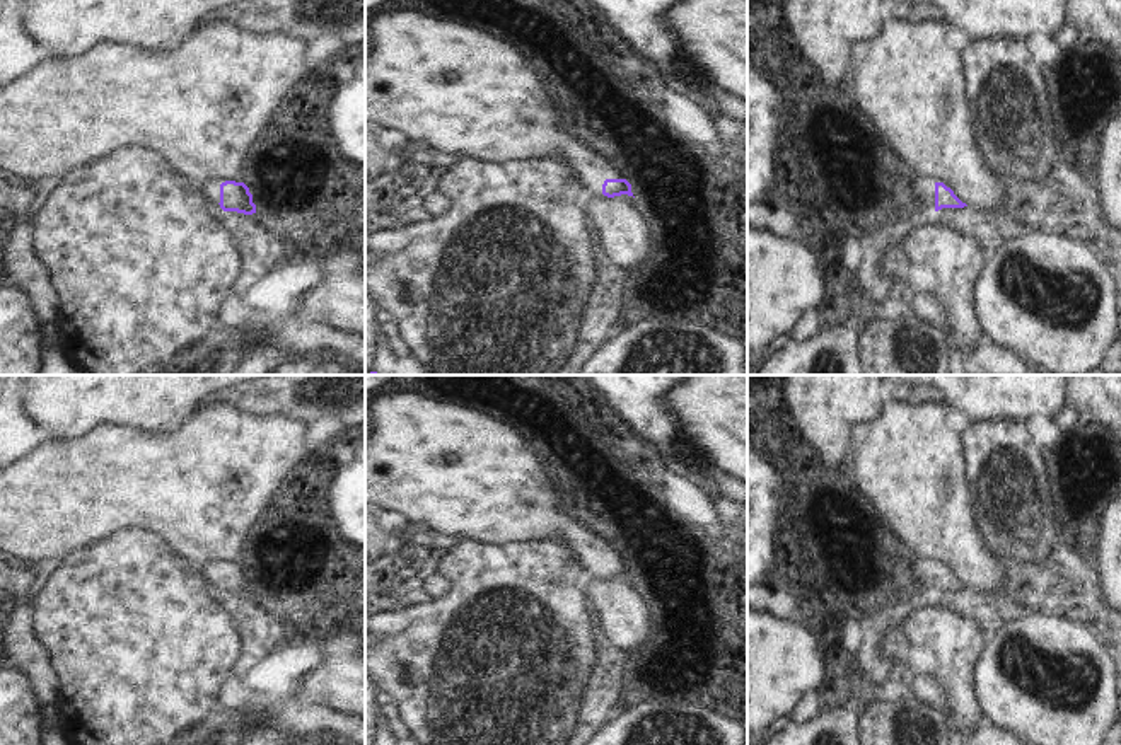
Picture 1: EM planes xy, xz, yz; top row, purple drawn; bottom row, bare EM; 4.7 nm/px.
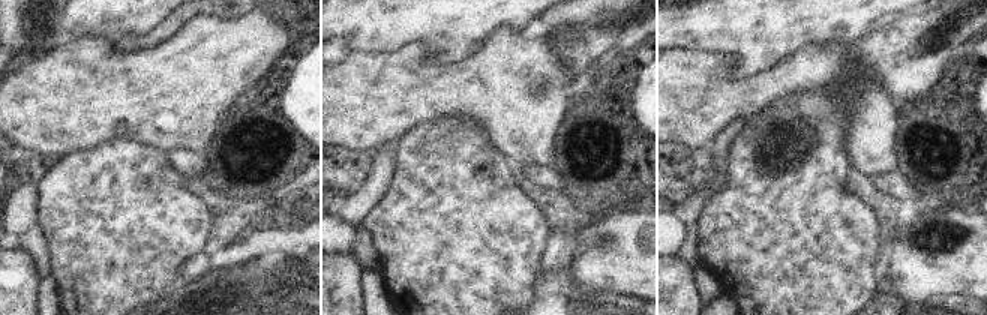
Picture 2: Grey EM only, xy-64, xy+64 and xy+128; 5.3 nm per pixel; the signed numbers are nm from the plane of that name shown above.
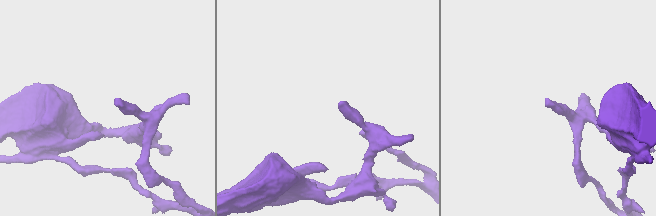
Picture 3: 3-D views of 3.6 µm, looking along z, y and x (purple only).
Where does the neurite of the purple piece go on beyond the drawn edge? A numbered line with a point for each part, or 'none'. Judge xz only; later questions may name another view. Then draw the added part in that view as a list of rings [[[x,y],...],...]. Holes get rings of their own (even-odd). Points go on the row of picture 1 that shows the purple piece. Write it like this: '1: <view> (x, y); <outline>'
1: xz (466, 89); [[[398,2],[365,19],[370,51],[365,56],[365,124],[374,130],[392,128],[403,136],[425,141],[447,159],[483,162],[520,162],[537,157],[561,157],[577,170],[587,191],[595,194],[604,184],[604,150],[582,133],[563,133],[556,126],[551,94],[543,84],[544,70],[514,38],[483,22],[439,14]]]

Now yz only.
none

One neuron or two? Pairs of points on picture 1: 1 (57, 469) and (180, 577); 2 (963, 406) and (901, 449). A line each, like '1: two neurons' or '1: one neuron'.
1: two neurons
2: two neurons

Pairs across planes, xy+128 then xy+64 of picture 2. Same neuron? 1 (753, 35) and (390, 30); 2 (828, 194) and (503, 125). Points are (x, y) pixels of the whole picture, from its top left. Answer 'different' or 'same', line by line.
1: same
2: different

